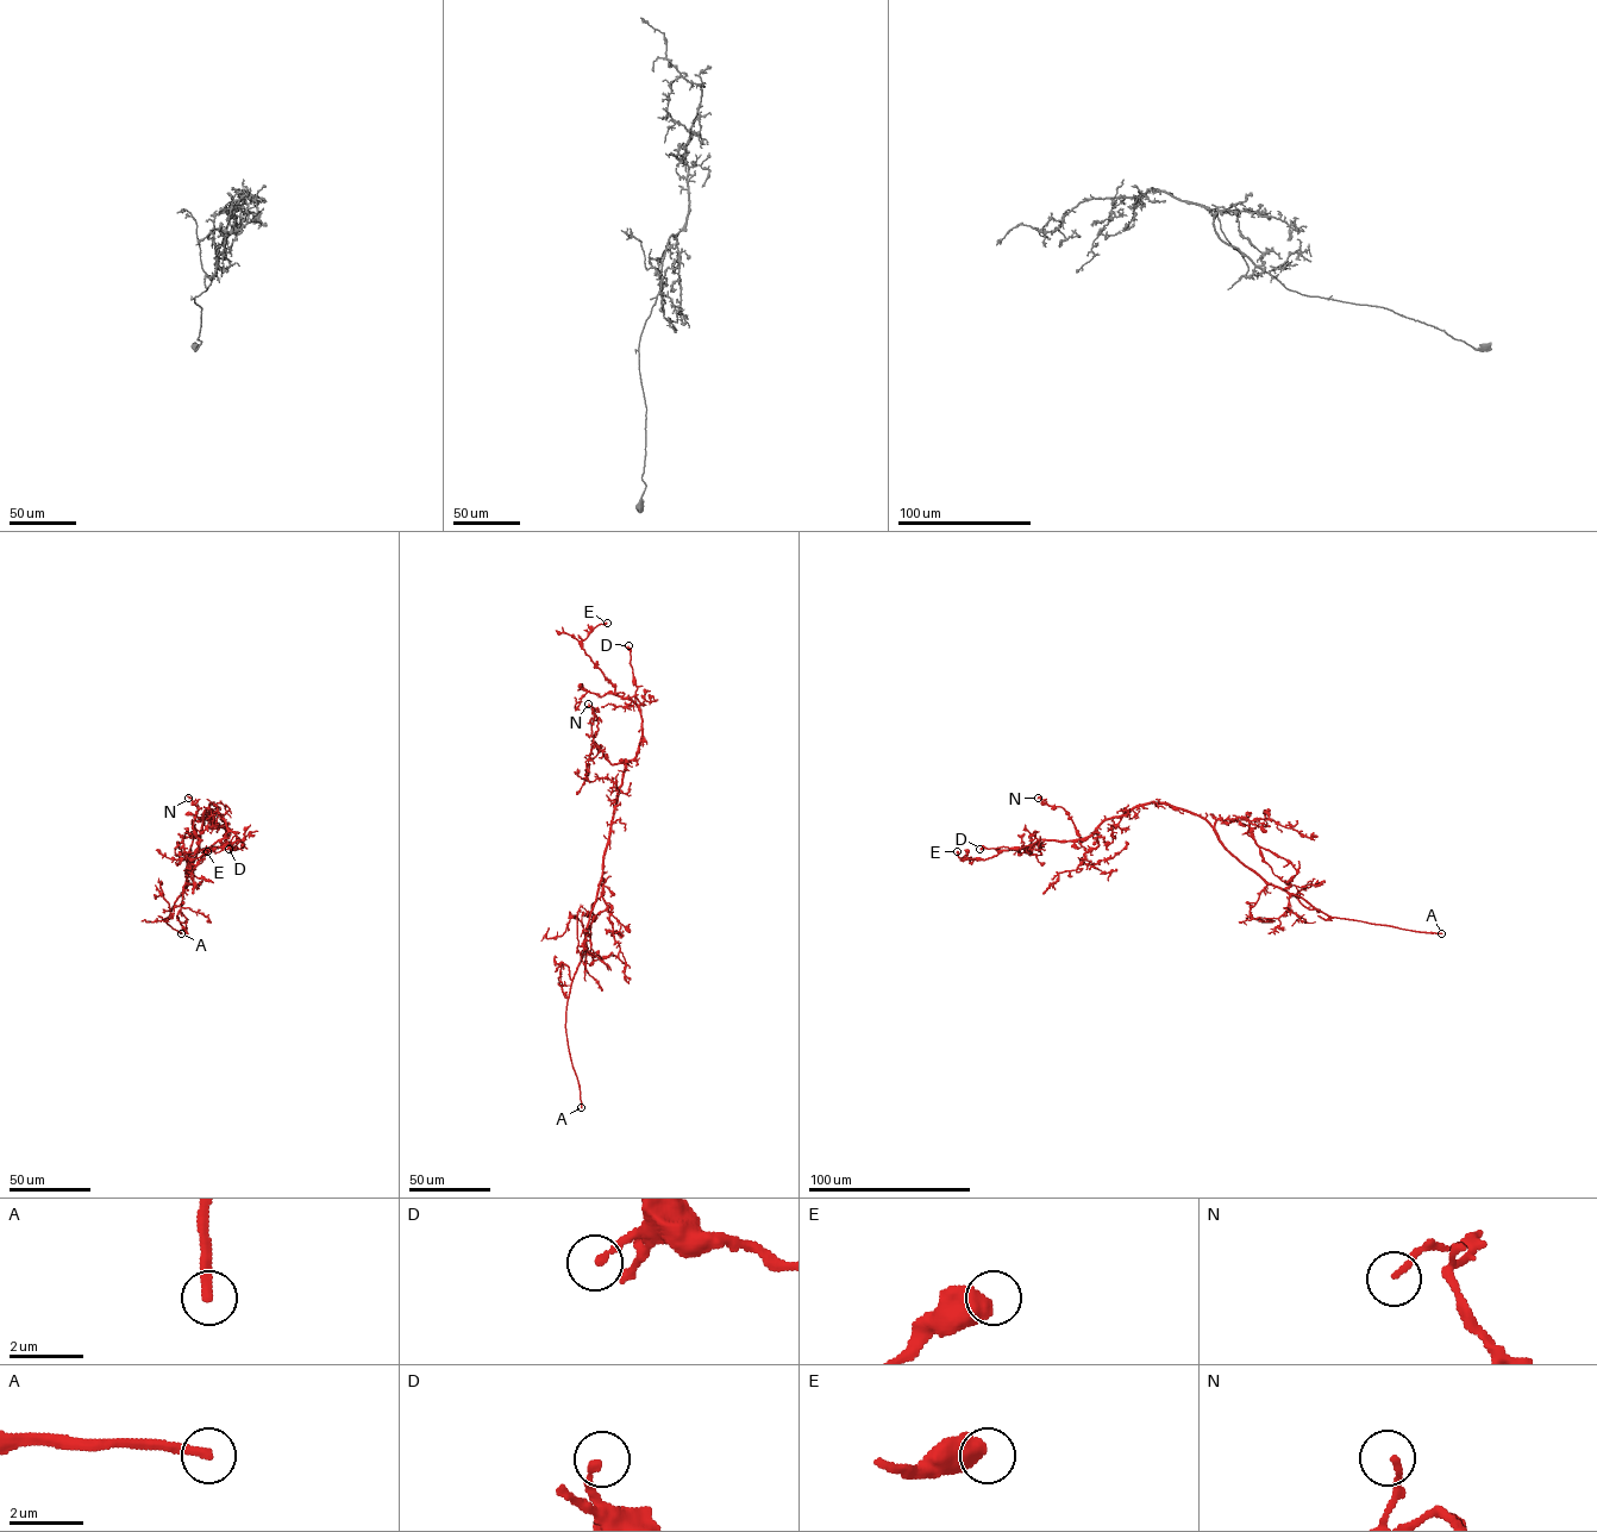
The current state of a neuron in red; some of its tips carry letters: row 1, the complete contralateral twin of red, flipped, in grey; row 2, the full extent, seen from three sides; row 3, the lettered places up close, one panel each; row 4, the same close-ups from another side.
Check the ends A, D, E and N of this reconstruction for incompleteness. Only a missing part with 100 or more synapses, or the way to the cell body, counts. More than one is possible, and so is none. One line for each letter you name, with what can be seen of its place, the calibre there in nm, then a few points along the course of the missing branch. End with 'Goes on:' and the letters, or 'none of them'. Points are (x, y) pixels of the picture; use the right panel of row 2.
A: place (1441, 933); calibre 260 nm; course (1441, 933), (1466, 937), (1515, 954), (1539, 951), (1561, 957)
Goes on: A

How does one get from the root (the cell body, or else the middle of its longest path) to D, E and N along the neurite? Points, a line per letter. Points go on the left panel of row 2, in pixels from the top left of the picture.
D: (204, 813), (212, 802), (225, 825), (242, 840), (237, 848), (229, 849)
E: (204, 813), (212, 802), (225, 825), (242, 840), (199, 850), (182, 858), (196, 858), (207, 851)
N: (204, 813), (212, 802), (227, 830), (204, 851), (193, 829), (198, 806), (188, 798)

